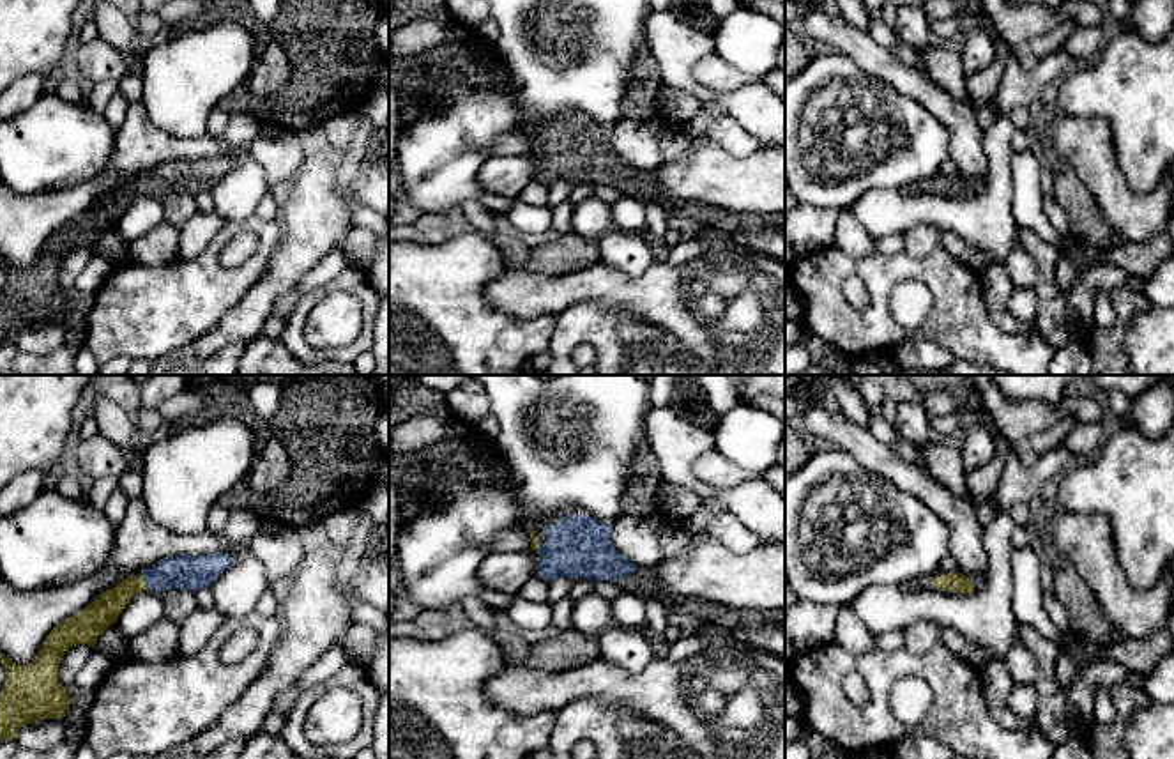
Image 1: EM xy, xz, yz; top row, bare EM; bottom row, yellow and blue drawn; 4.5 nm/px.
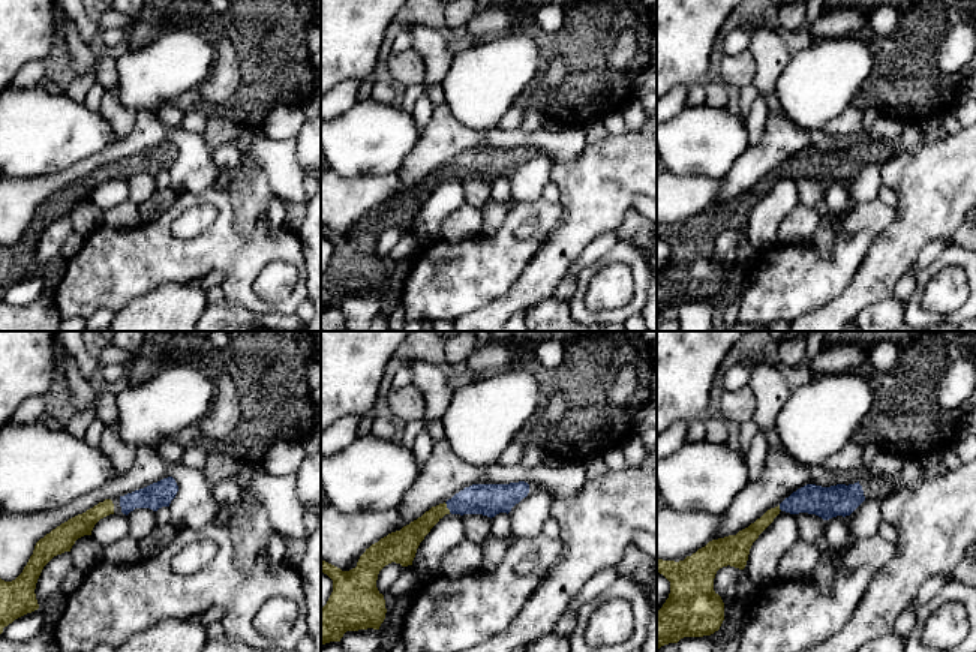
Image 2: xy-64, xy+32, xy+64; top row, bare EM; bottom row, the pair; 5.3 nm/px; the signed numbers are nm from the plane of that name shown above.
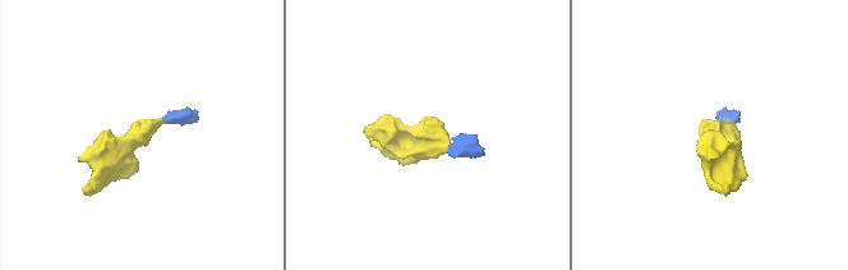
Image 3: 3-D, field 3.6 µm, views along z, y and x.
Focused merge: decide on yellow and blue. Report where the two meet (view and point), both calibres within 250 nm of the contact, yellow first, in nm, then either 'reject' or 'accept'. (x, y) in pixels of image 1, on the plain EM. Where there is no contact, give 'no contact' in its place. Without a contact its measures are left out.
meets yellow in xy at (144, 184); 140 nm thick on the yellow side, 160 nm on the other; accept

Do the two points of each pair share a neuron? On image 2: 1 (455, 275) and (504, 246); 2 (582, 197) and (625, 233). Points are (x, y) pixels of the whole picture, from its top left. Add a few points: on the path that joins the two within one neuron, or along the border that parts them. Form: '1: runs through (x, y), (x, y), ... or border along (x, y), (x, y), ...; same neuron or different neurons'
1: runs through (467, 275), (480, 270), (492, 258); same neuron
2: border along (631, 207), (615, 231); different neurons

